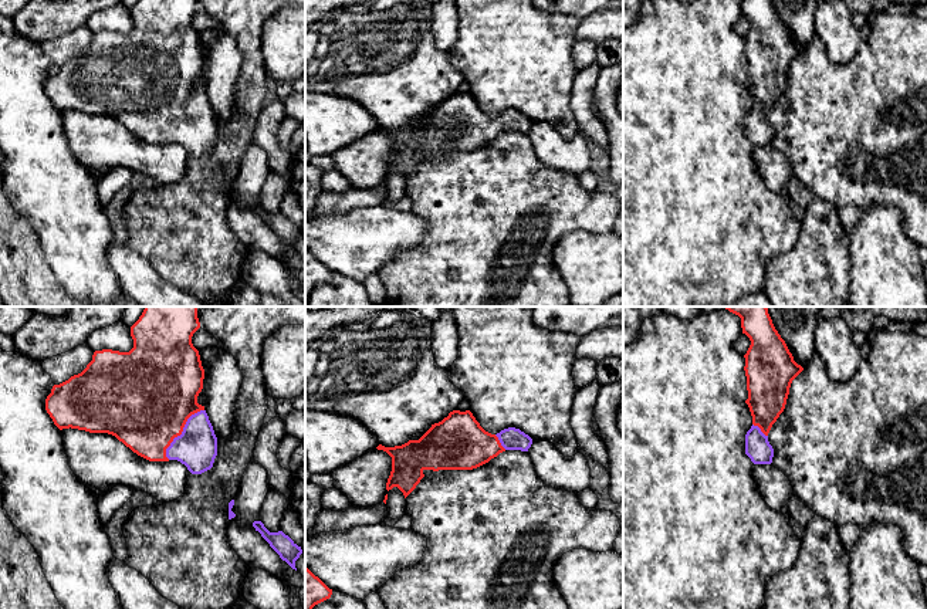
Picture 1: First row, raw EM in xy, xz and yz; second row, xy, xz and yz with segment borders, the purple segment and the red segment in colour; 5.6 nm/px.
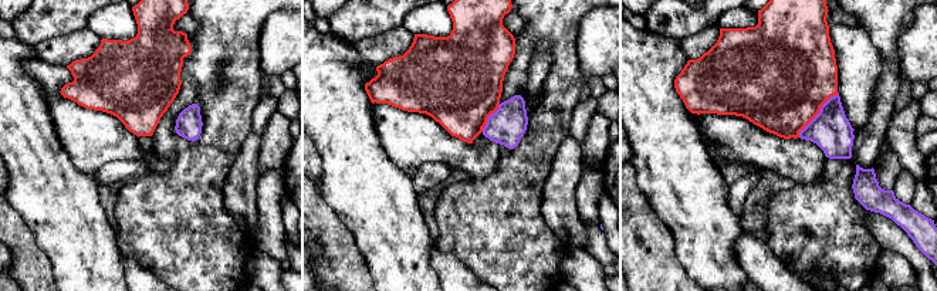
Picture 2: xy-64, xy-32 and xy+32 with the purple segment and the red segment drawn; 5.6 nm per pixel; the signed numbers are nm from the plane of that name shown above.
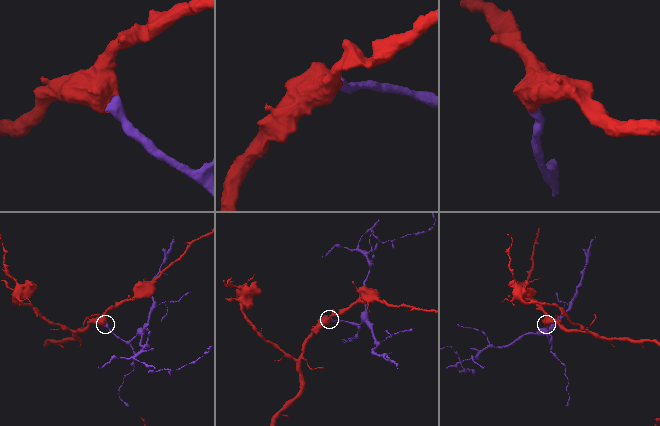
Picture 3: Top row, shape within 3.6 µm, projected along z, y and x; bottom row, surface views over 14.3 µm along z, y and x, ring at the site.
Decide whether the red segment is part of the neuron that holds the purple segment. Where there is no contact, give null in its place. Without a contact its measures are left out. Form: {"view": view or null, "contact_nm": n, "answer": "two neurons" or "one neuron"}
{"view": "xy", "contact_nm": 360, "answer": "one neuron"}

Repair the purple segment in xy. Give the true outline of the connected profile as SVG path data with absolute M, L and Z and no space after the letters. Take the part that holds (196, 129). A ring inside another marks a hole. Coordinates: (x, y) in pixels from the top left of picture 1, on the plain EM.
M139 0L131 9L133 30L129 34L95 33L92 43L81 55L53 68L45 81L47 95L60 112L71 109L112 116L149 143L177 142L192 156L210 152L217 138L217 119L204 88L197 85L203 71L204 51L192 18L199 10L199 0Z

